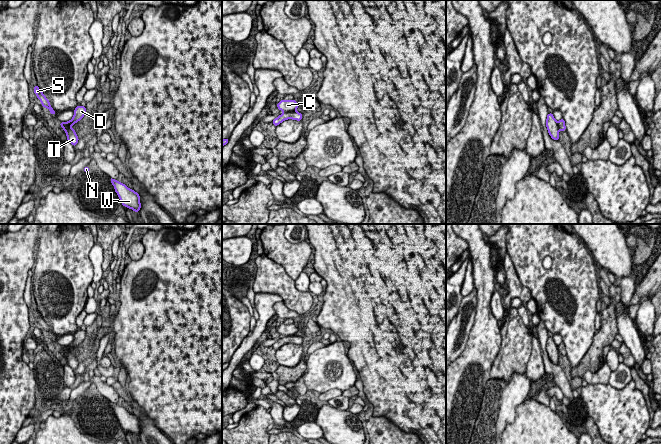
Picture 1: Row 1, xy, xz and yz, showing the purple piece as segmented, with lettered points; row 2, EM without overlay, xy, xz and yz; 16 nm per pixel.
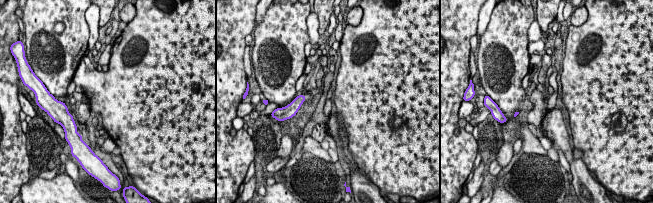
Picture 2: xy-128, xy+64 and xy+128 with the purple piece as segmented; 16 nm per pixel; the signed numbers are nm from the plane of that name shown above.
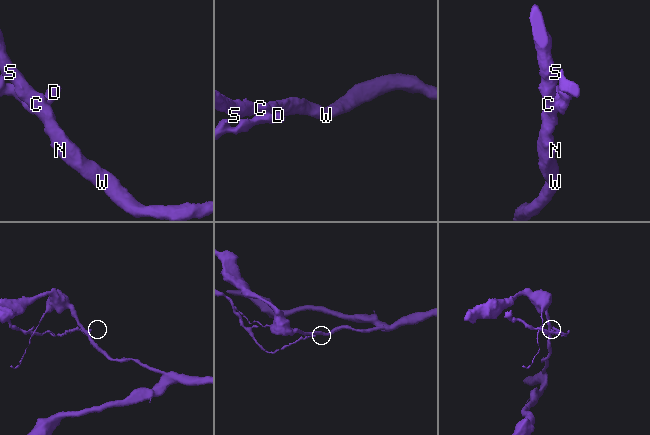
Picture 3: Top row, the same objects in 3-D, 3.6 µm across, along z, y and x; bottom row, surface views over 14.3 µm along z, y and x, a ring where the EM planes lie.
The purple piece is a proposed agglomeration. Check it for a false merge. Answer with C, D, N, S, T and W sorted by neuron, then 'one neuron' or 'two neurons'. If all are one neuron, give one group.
groups C N S T W / D; two neurons

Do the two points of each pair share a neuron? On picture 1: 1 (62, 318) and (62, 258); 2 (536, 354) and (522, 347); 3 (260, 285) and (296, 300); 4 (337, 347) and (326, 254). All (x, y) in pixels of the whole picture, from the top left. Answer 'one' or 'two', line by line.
1: one
2: two
3: one
4: two

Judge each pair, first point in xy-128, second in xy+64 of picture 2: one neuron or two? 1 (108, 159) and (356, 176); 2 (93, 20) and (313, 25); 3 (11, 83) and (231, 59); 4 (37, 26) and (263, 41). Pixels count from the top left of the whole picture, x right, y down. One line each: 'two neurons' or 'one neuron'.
1: two neurons
2: one neuron
3: one neuron
4: one neuron

